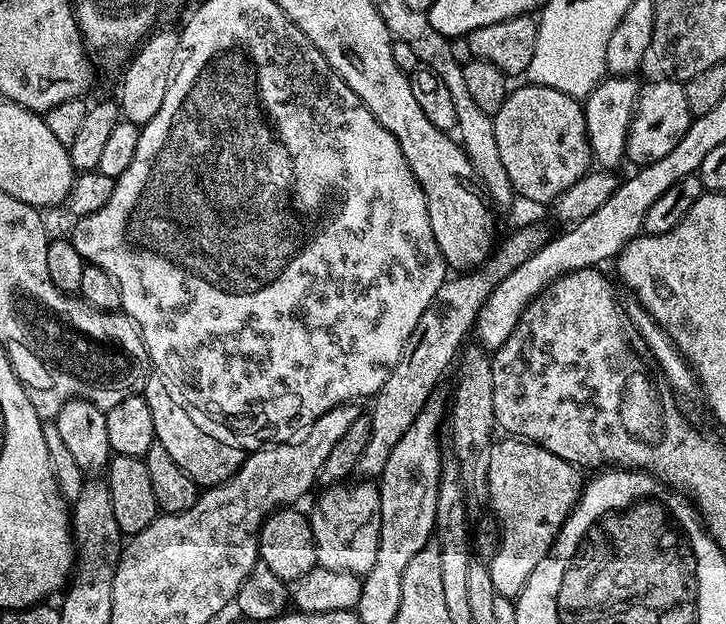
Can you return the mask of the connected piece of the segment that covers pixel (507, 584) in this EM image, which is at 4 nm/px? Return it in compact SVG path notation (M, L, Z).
M504 438L501 444L493 443L486 497L498 525L498 543L488 564L497 596L519 596L530 574L534 574L534 566L546 558L584 490L586 480L580 475L577 465L528 440Z

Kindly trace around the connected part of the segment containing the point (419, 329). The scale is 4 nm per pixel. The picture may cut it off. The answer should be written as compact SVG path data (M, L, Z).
M481 266L465 273L464 278L454 278L454 276L445 279L442 286L439 287L438 294L435 295L434 302L426 309L425 313L418 320L414 332L408 339L407 345L403 350L403 356L399 360L391 372L390 378L383 383L376 395L373 397L374 406L370 411L369 420L371 422L370 440L366 449L362 452L362 456L356 463L356 472L364 475L368 480L377 479L382 470L385 469L386 461L390 456L390 450L398 444L402 434L410 428L414 422L414 418L418 416L427 403L431 401L431 396L436 384L455 358L464 338L469 336L475 327L477 315L480 313L481 306L485 304L486 298L490 296L490 292L498 286L498 280L490 280L484 274Z

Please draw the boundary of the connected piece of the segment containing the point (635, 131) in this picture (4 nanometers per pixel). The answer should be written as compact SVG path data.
M657 79L650 81L645 88L643 85L639 89L636 98L636 109L632 111L632 121L628 127L628 137L626 138L626 146L624 147L624 155L627 163L632 163L632 166L653 164L654 162L658 162L658 158L666 158L666 154L670 154L670 150L674 150L674 146L678 146L678 142L682 142L686 130L690 127L694 119L686 102L684 84L679 80Z

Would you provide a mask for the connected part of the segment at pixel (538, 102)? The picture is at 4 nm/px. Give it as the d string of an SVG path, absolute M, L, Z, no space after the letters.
M522 84L521 88L513 87L509 91L492 117L494 139L498 141L498 155L502 158L502 166L506 166L513 193L532 204L551 205L563 192L570 190L570 186L587 176L594 164L592 147L588 145L584 105L579 99L550 86Z

